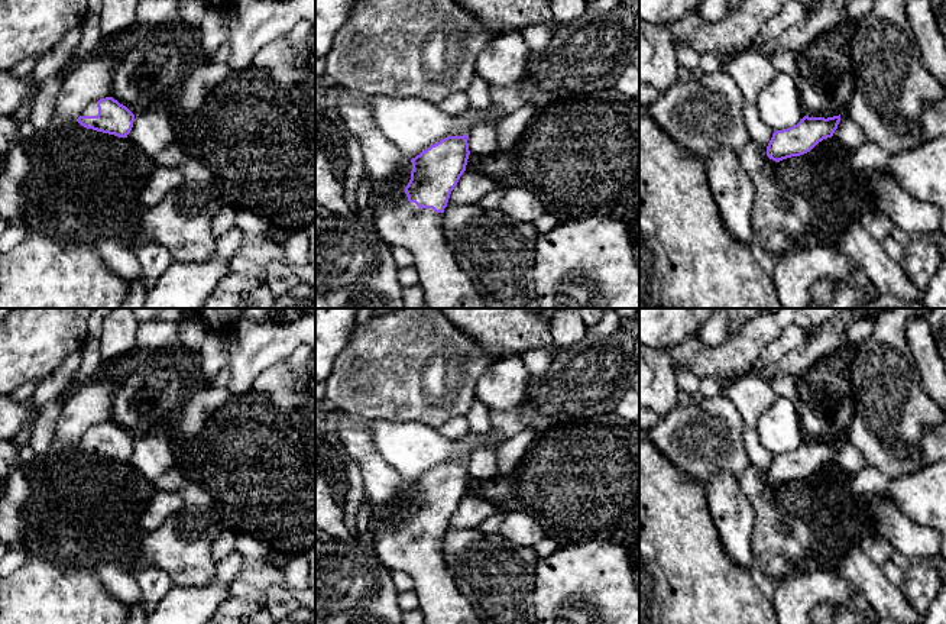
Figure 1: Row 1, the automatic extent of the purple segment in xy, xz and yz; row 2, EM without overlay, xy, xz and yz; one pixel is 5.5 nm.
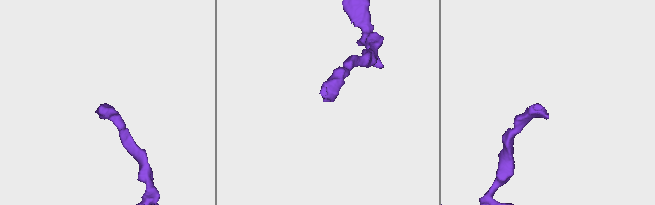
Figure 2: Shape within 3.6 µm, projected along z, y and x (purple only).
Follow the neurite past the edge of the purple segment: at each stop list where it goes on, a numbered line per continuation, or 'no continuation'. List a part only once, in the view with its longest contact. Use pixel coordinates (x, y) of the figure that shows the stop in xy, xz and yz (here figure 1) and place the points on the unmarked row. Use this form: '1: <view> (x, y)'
1: xz (401, 547)

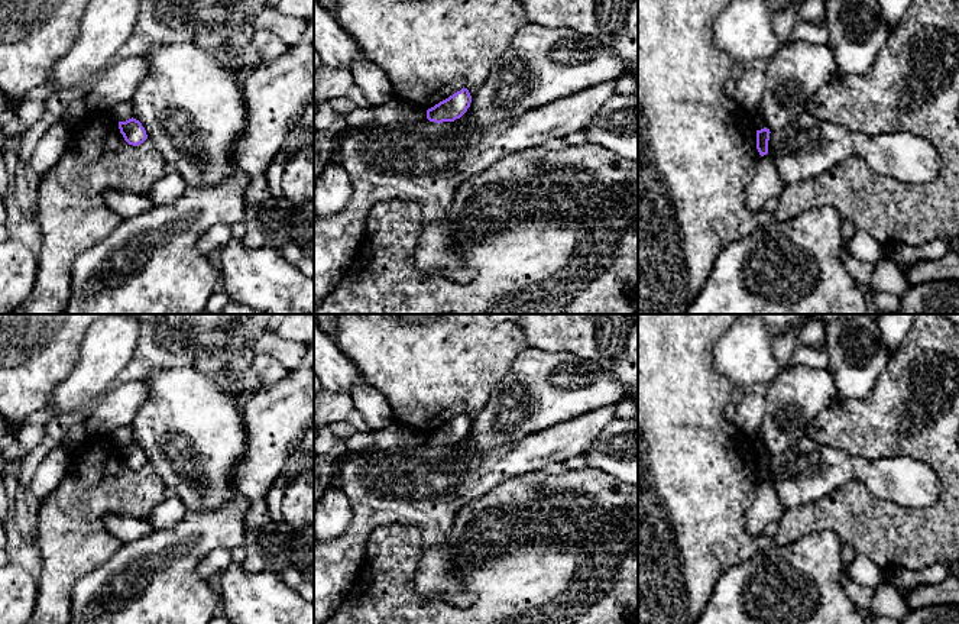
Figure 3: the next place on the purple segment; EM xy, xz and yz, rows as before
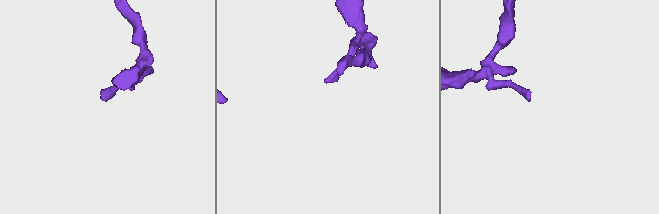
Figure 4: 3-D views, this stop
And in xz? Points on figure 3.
no continuation

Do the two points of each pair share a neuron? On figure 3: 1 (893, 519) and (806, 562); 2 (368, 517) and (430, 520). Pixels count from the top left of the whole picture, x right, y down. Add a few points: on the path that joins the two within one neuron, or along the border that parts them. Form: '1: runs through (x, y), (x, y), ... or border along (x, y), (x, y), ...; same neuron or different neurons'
1: border along (809, 534), (832, 532), (844, 543); different neurons
2: runs through (384, 513), (414, 513); same neuron

